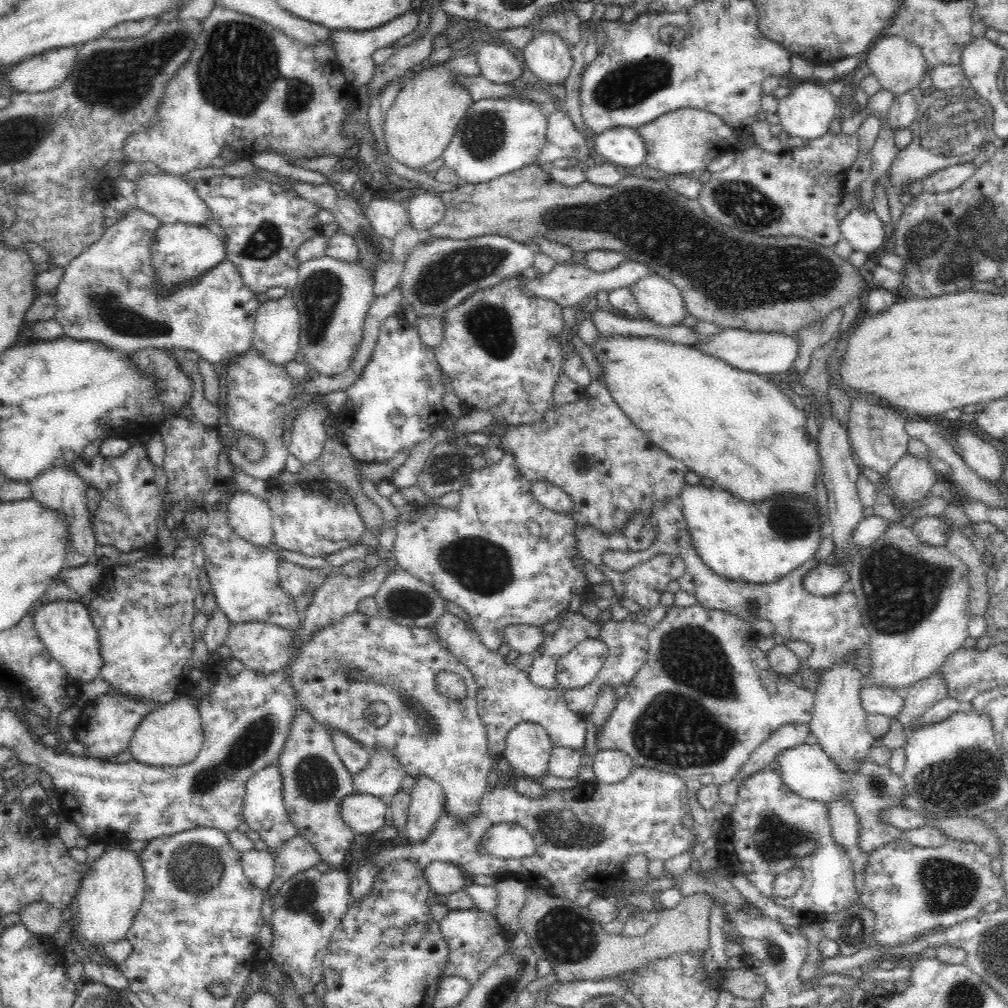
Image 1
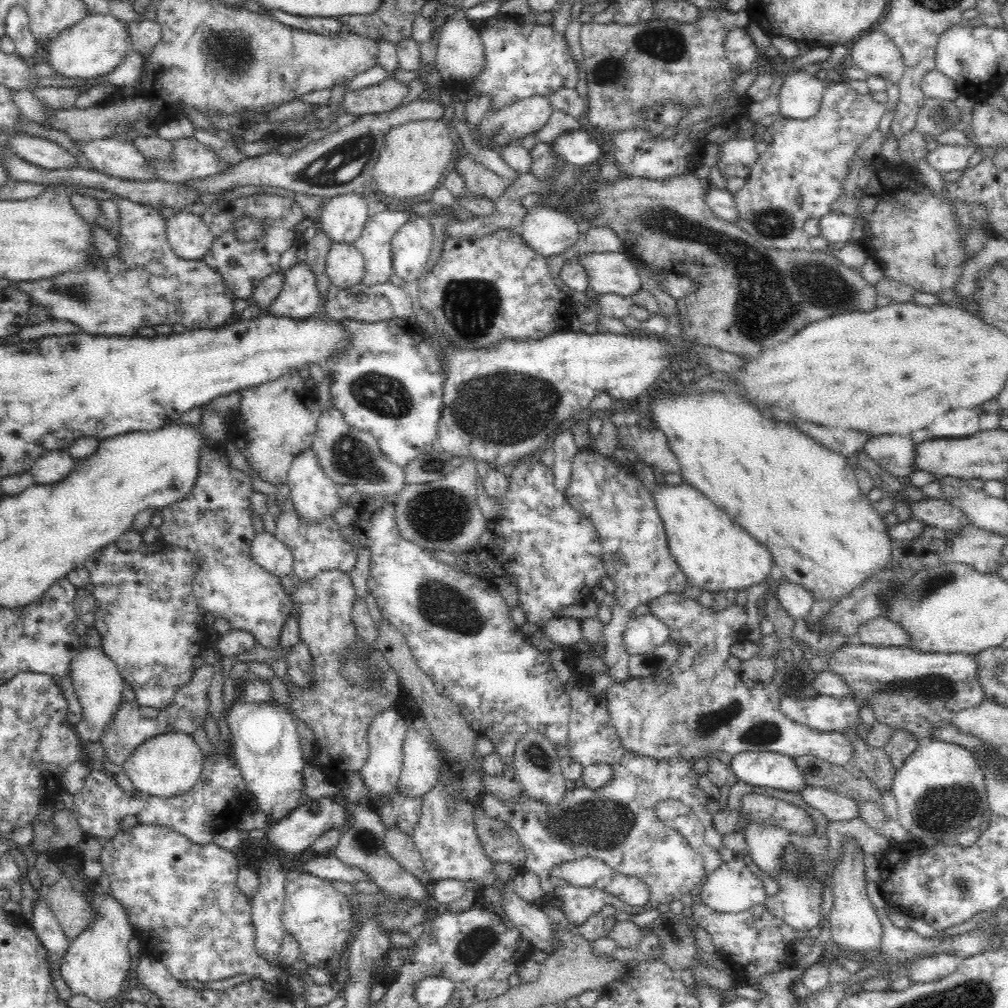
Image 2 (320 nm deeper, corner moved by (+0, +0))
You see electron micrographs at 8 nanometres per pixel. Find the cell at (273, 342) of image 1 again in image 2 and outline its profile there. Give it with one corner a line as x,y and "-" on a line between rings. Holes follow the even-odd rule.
305,260
283,270
282,290
267,312
274,316
304,319
315,316
321,304
315,274

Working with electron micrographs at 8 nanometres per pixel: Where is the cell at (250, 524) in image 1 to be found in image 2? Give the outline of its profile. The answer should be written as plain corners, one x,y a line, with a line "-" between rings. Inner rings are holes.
256,534
251,542
251,557
262,569
283,579
293,574
293,554
274,535

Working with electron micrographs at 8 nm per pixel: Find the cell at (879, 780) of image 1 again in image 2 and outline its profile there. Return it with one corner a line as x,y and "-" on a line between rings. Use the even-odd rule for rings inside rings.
772,751
738,752
732,756
730,768
738,780
752,786
798,792
807,785
793,757

